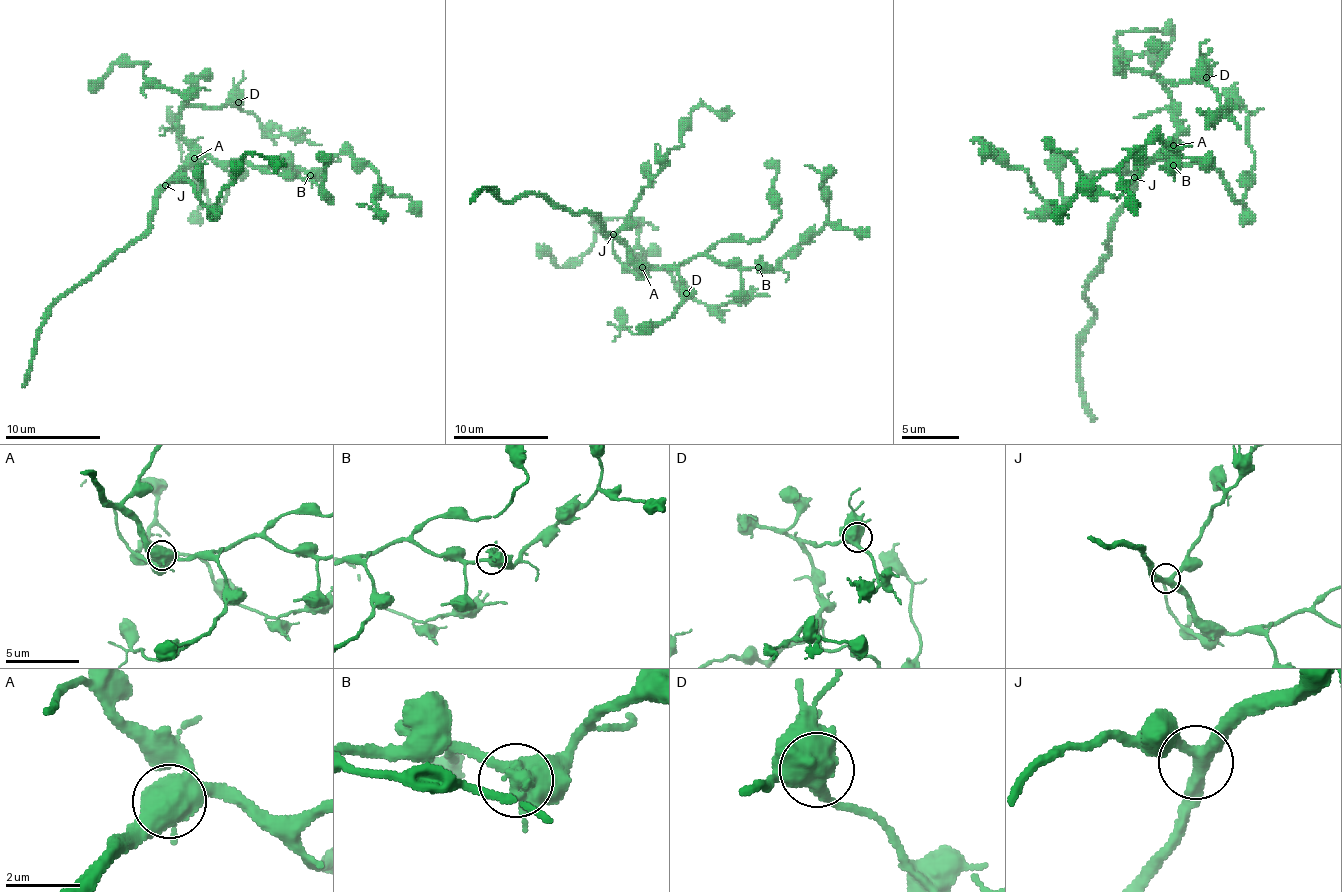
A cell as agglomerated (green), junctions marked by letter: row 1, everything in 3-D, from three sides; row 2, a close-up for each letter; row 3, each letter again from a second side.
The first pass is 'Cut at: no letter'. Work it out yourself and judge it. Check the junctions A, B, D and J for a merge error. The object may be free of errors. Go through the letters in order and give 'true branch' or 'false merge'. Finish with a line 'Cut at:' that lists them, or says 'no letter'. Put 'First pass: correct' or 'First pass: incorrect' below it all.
A: true branch
B: true branch
D: true branch
J: true branch
Cut at: no letter
First pass: correct

